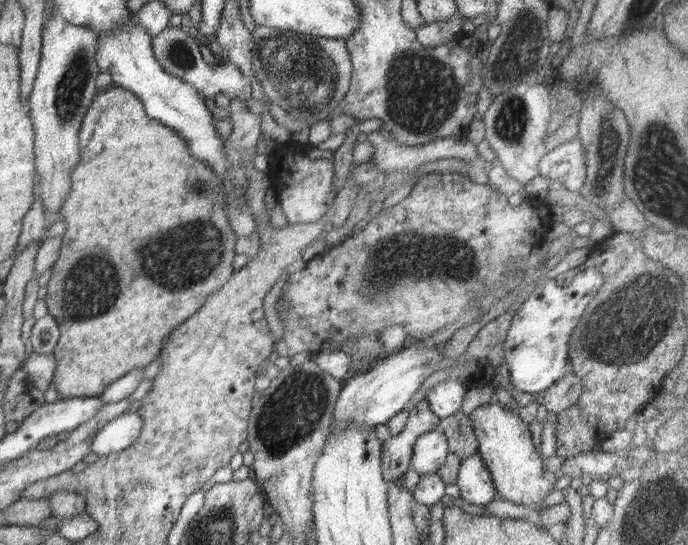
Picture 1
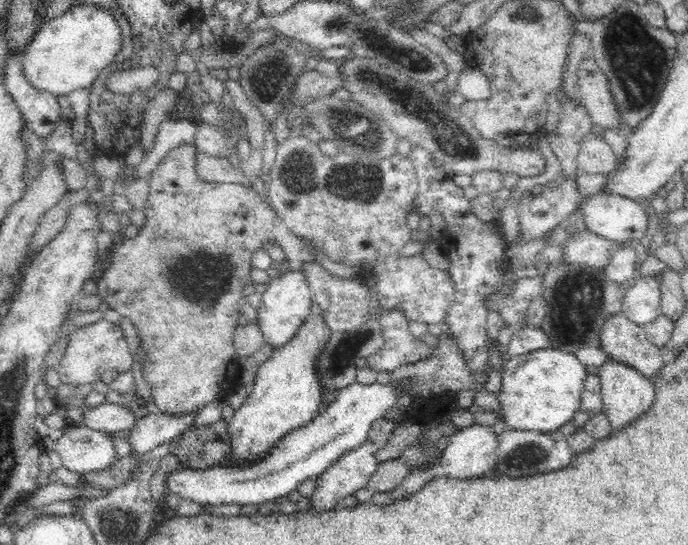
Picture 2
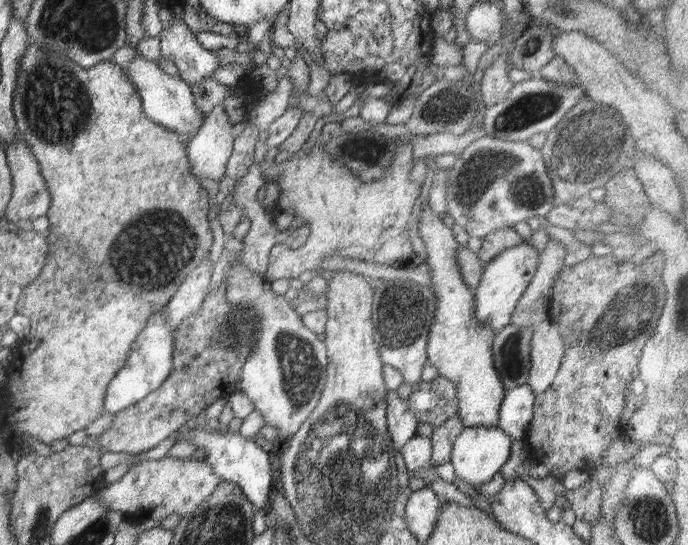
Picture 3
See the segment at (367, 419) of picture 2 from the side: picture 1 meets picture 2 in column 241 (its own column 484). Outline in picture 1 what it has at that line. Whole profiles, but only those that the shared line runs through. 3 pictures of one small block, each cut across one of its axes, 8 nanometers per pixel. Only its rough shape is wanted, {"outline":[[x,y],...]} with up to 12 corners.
{"outline":[[479,453],[461,461],[460,496],[476,506],[498,498]]}

